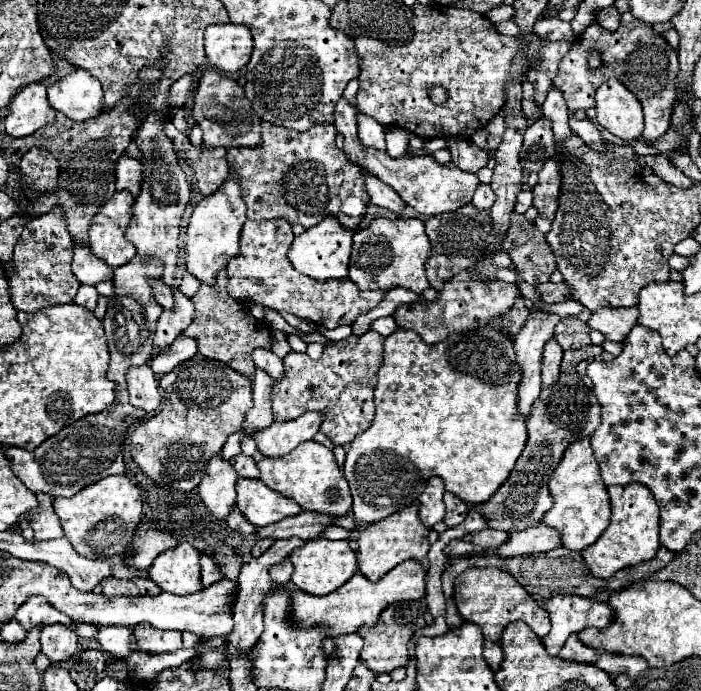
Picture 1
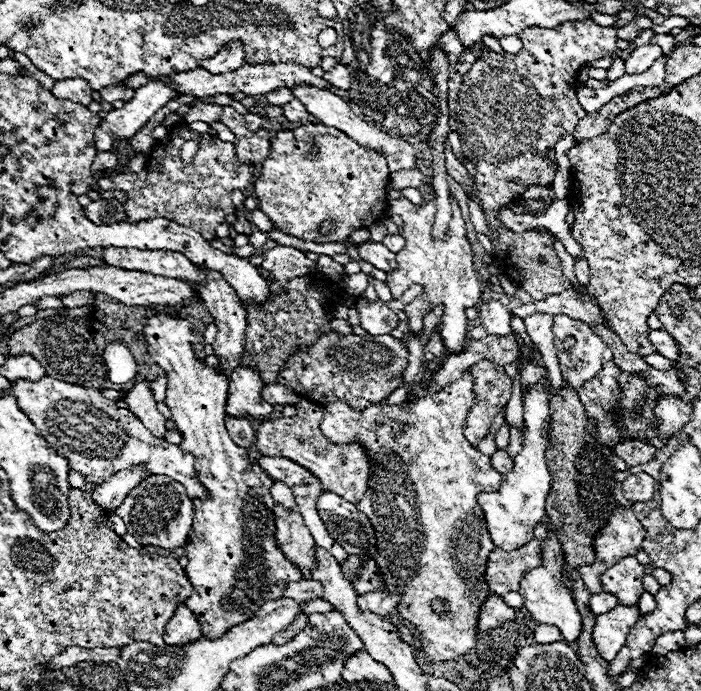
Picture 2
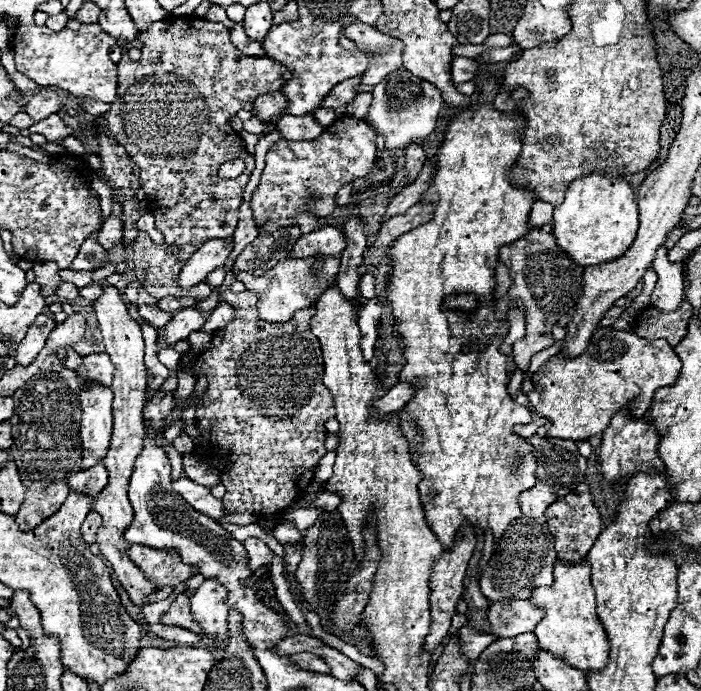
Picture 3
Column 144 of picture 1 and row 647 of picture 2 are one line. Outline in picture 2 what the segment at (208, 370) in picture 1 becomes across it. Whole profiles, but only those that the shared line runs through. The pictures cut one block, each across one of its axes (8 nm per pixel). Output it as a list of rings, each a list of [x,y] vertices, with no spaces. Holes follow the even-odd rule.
[[[464,372],[460,380],[448,384],[442,392],[418,398],[410,404],[386,406],[378,402],[364,410],[354,410],[336,400],[322,406],[324,416],[320,428],[328,440],[334,440],[334,444],[362,442],[368,452],[374,452],[370,460],[372,476],[368,492],[364,494],[364,500],[360,500],[358,508],[370,516],[376,532],[378,558],[374,560],[384,580],[382,590],[400,594],[398,614],[414,626],[420,648],[432,664],[456,660],[476,646],[480,606],[490,596],[484,572],[488,556],[496,546],[484,526],[486,520],[478,506],[478,496],[486,490],[496,490],[502,476],[492,470],[490,458],[472,448],[462,434],[462,422],[474,404],[472,388],[472,376]],[[432,600],[446,600],[446,614],[436,614],[432,610]]]

